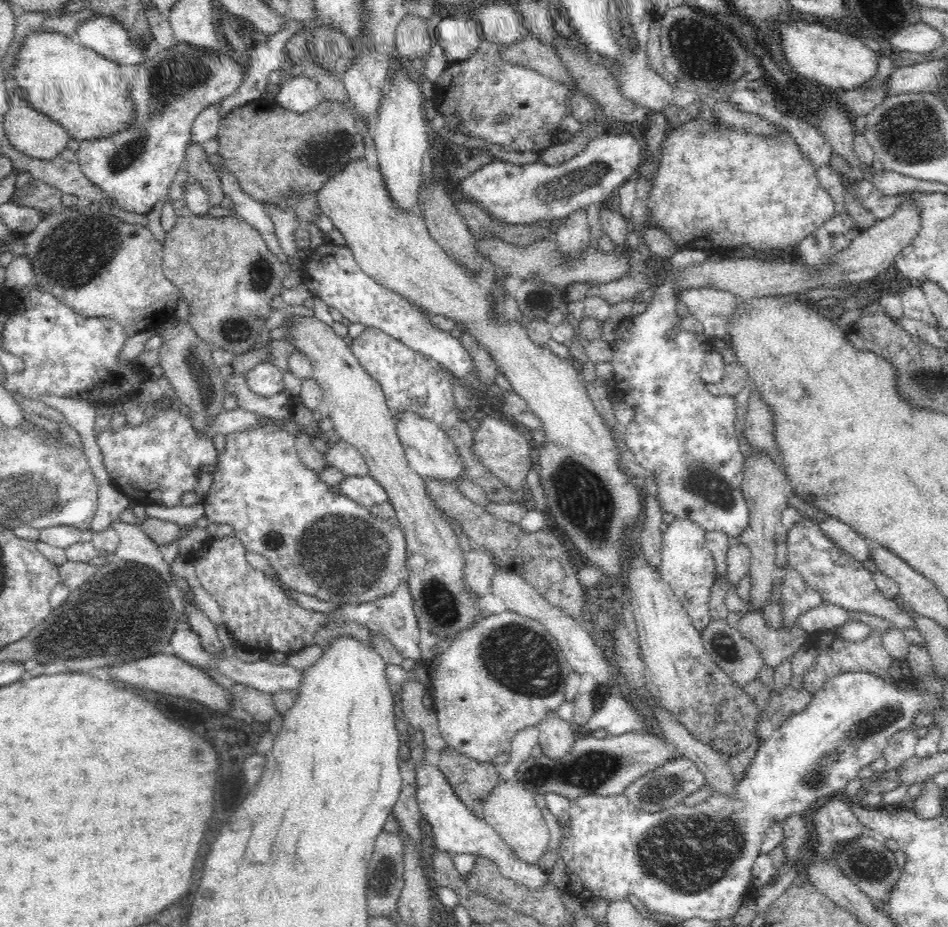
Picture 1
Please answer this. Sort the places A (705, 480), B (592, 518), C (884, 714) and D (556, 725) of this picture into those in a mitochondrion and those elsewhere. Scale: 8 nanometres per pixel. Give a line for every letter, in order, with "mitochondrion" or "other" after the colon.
A: mitochondrion
B: mitochondrion
C: mitochondrion
D: other

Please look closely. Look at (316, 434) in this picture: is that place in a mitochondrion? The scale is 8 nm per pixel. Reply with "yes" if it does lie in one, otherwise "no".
no

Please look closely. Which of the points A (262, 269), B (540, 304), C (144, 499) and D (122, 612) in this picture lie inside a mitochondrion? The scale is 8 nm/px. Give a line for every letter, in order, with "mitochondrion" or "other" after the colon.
A: mitochondrion
B: mitochondrion
C: other
D: mitochondrion

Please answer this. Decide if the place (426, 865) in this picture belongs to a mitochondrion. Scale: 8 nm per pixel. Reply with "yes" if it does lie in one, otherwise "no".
no

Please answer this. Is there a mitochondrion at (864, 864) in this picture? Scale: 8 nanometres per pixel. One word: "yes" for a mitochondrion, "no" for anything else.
yes

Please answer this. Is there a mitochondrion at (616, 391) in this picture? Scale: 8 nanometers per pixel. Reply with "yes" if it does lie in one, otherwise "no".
no

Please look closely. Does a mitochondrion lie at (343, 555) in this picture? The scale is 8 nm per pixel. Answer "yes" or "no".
yes

